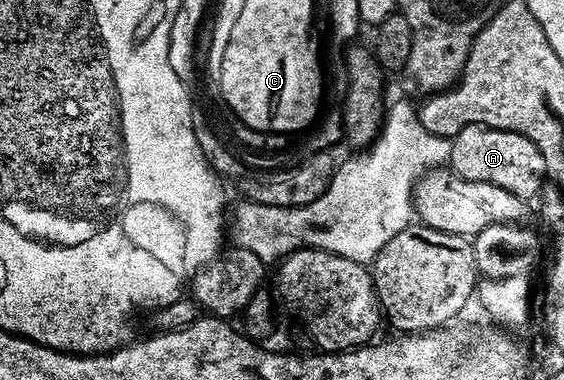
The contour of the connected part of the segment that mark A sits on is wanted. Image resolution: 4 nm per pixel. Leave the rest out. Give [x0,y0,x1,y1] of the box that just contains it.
[449,123,547,201]

